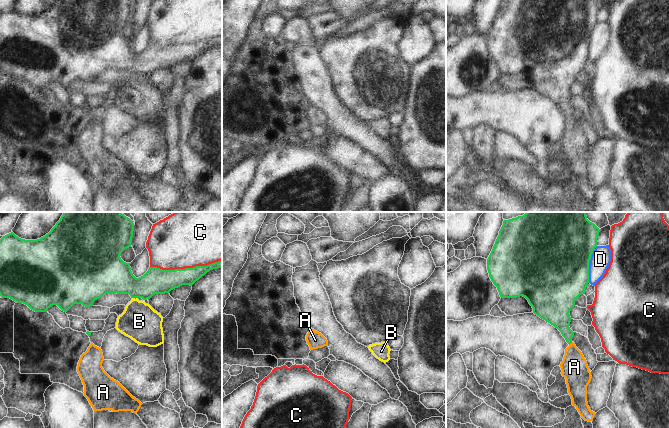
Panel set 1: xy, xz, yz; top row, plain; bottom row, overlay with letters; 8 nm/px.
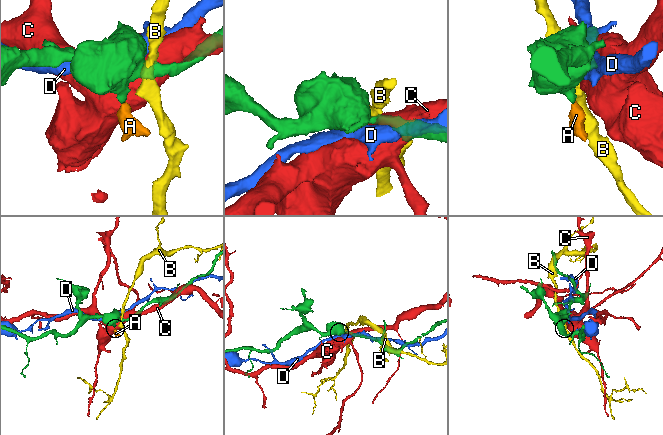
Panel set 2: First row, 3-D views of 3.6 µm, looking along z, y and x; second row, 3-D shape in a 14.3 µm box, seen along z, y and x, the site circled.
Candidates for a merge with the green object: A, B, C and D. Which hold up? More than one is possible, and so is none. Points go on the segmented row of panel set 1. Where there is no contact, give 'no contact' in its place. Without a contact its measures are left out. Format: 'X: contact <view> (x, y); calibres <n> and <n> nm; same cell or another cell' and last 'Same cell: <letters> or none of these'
A: contact yz (570, 343); calibres 180 and 220 nm; same cell
B: contact xy (135, 298); calibres 280 and 300 nm; another cell
C: contact xy (185, 268); calibres 200 and 460 nm; another cell
D: contact yz (588, 264); calibres 500 and 160 nm; another cell
Same cell: A

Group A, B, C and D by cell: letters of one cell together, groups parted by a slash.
A / B / C / D

